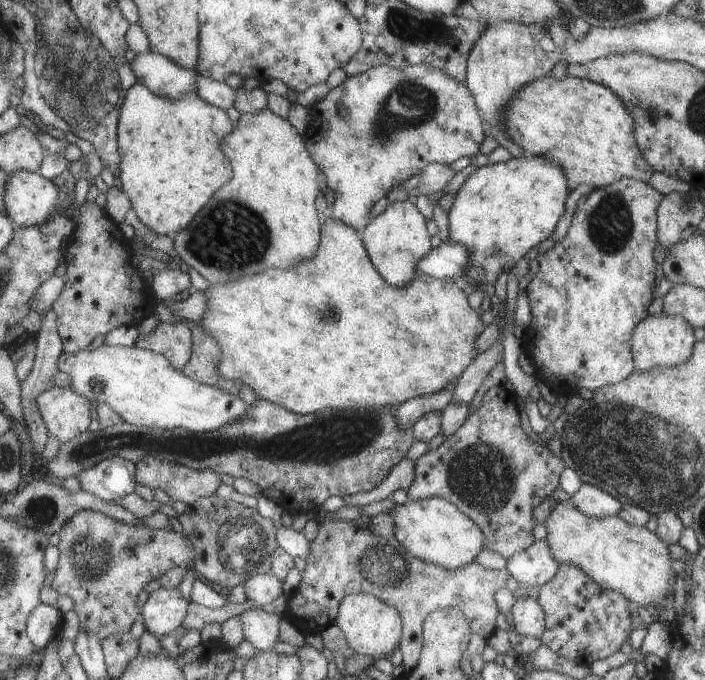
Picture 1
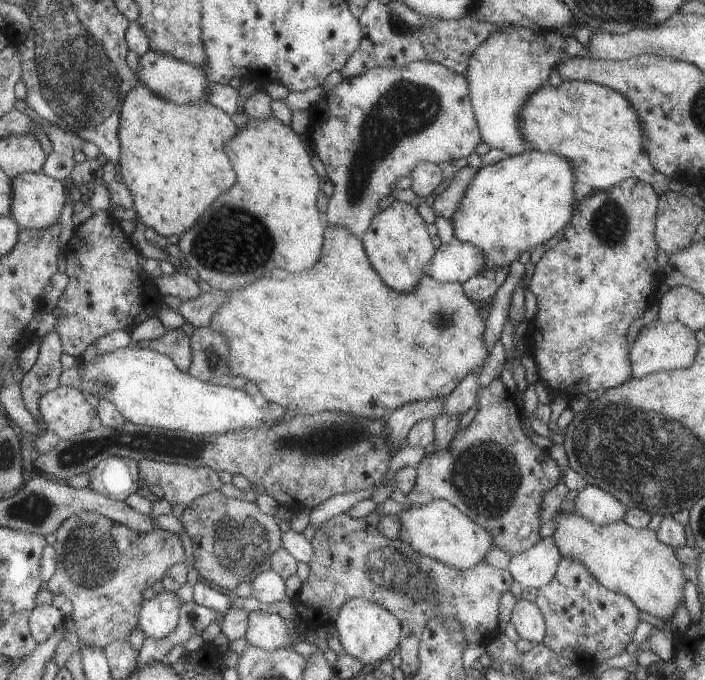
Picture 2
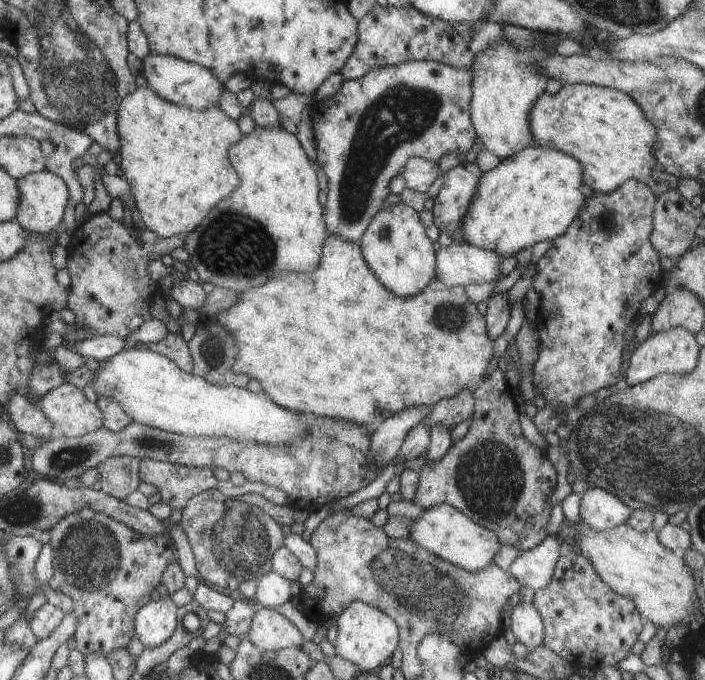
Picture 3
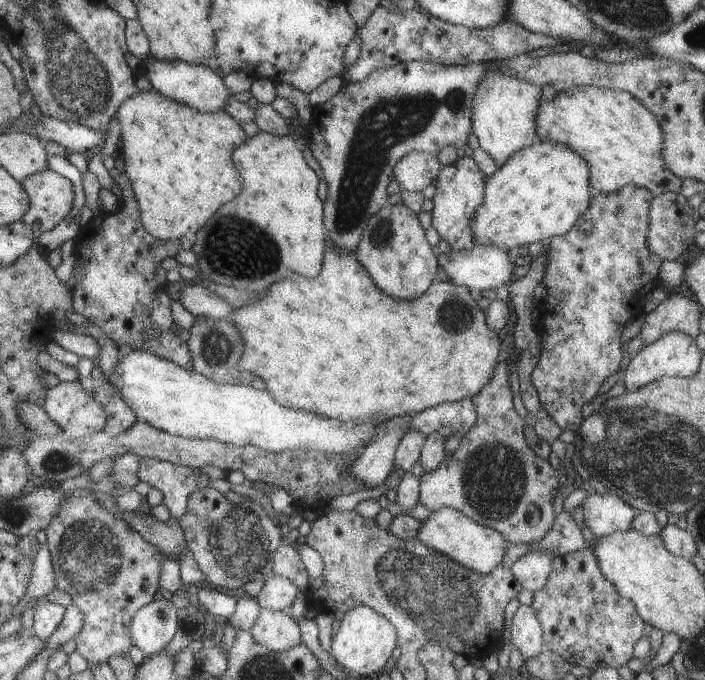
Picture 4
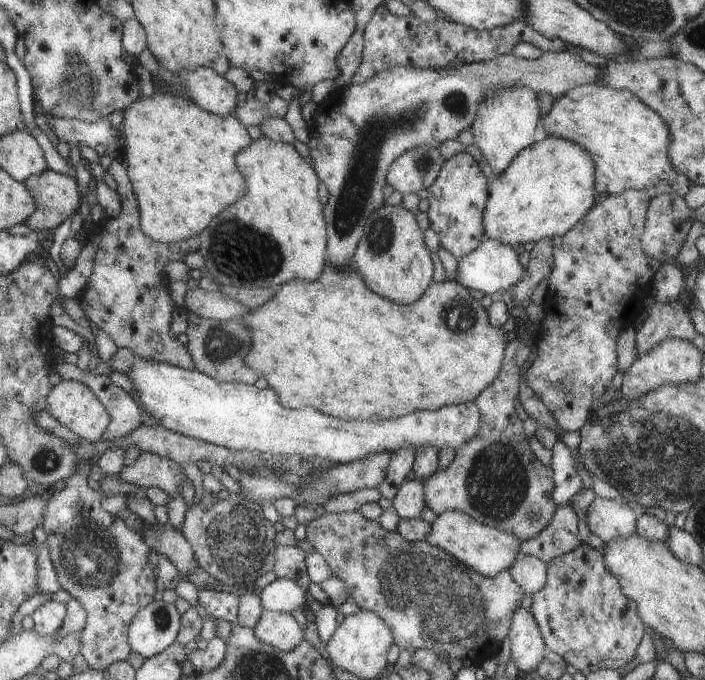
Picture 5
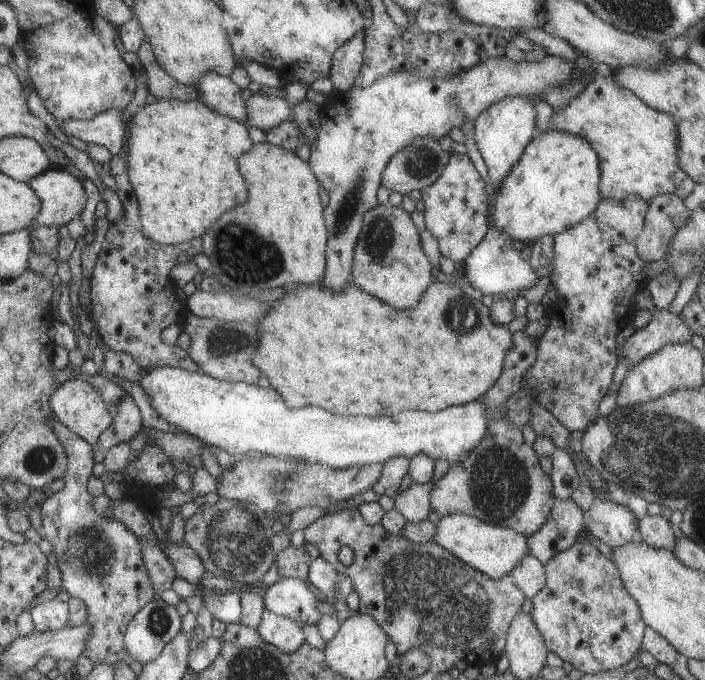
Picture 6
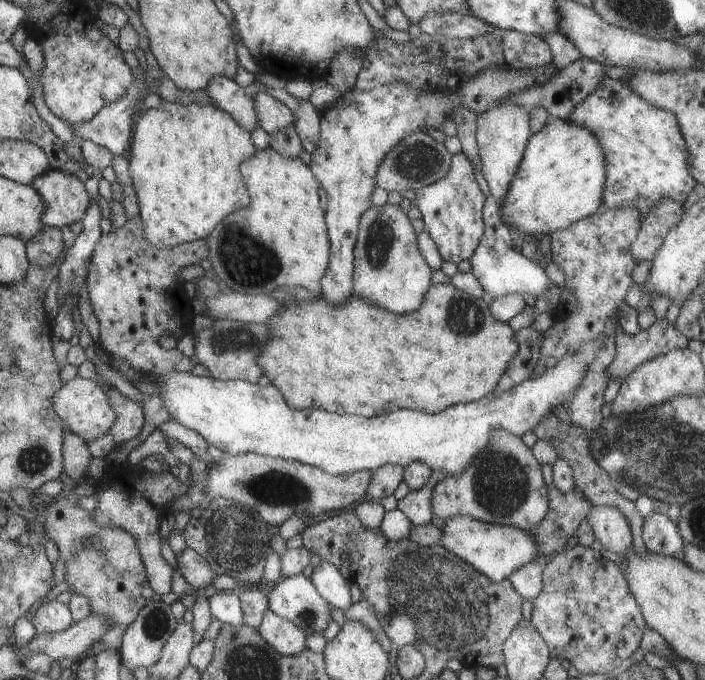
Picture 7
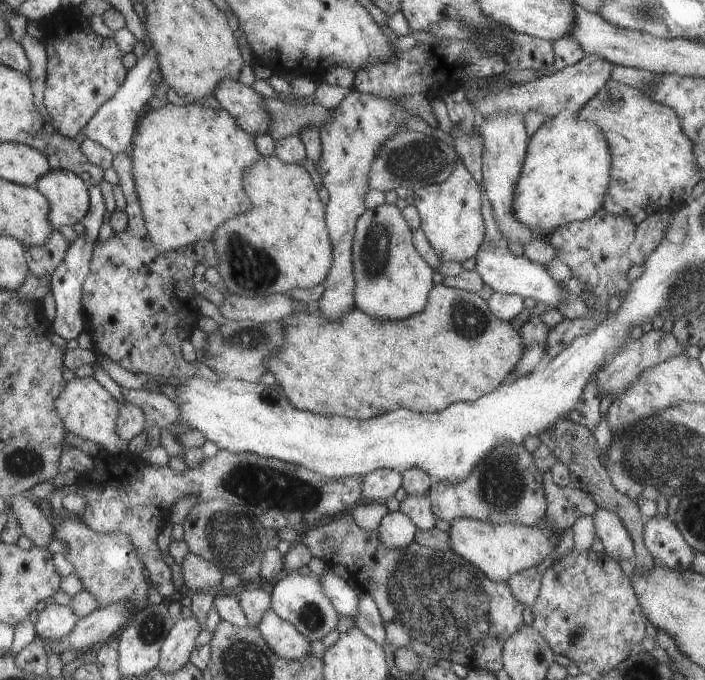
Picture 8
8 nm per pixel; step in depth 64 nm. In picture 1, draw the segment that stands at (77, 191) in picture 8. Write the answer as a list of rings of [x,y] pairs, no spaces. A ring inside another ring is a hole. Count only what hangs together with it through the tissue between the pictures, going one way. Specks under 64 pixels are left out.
[[[17,170],[6,176],[4,213],[21,227],[47,222],[59,206],[59,187],[36,172]]]

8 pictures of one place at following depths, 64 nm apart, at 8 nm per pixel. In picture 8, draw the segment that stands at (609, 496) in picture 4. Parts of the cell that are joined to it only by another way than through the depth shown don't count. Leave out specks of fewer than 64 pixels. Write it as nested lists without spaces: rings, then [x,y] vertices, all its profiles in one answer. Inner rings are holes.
[[[596,508],[592,520],[596,537],[603,546],[604,554],[615,561],[631,561],[634,549],[627,530],[620,524],[620,519],[606,508]]]

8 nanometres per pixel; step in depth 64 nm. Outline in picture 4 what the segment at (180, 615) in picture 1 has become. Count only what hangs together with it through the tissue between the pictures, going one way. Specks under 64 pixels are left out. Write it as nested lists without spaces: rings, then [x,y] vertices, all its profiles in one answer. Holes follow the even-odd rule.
[[[167,600],[152,601],[133,617],[130,626],[132,645],[145,657],[156,655],[173,639],[177,626],[175,606]]]

